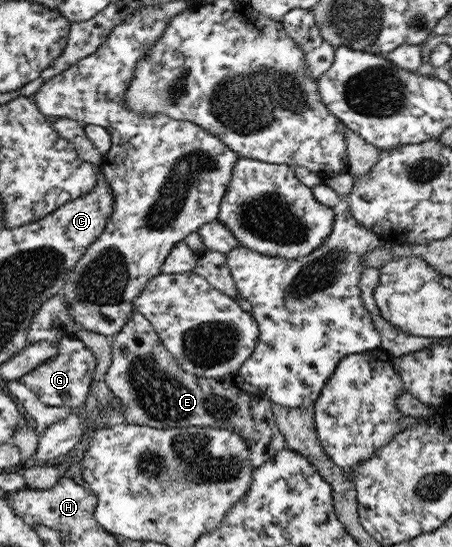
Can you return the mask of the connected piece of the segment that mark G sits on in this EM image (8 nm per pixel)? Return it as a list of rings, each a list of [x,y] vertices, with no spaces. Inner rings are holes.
[[[67,335],[59,342],[59,349],[53,357],[23,375],[18,381],[30,388],[40,402],[56,407],[77,409],[83,407],[92,389],[92,375],[97,366],[93,352],[76,335]]]

